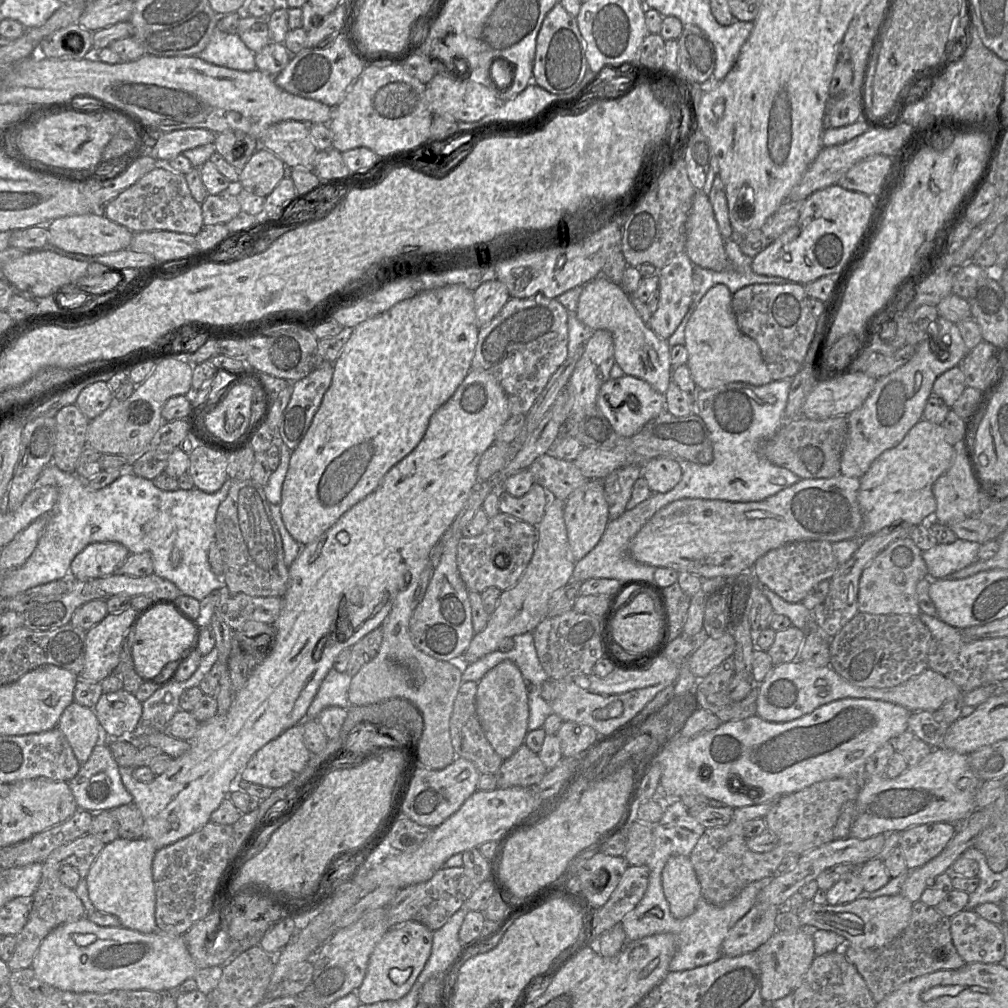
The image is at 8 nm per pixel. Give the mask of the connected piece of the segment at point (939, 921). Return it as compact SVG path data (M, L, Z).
M920 900L913 903L905 930L889 944L875 949L847 944L842 952L864 979L876 1004L909 980L939 970L956 970L965 964L952 942L950 918Z

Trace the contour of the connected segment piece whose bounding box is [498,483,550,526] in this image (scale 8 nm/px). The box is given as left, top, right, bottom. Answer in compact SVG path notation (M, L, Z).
M533 483L522 497L513 497L503 489L498 491L498 497L500 512L512 515L533 526L538 526L541 522L550 499L547 491L537 483Z

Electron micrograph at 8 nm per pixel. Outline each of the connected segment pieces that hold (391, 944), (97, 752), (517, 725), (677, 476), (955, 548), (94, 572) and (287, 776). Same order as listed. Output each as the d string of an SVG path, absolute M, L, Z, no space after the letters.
M406 921L390 928L375 946L361 985L353 991L360 1003L373 1004L386 1000L398 1000L405 996L430 956L432 933L433 931L417 921Z
M97 743L89 759L80 767L77 775L67 782L75 798L78 809L91 813L110 811L114 808L133 803L133 797L123 785L120 766L117 764L109 746Z
M509 660L496 665L477 683L478 720L488 742L503 760L510 758L524 744L528 734L528 686L517 665Z
M652 458L643 466L642 477L652 493L666 493L681 480L682 463L674 458Z
M958 539L950 544L940 544L924 551L929 579L944 579L978 561L977 554L981 544Z
M118 542L91 543L71 562L70 576L79 581L89 581L111 575L129 554L129 550Z
M297 724L258 750L242 770L241 780L275 790L285 786L297 776L309 759L310 752L304 744L302 724Z

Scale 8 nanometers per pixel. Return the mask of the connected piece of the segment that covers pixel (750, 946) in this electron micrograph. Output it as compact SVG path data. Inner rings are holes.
M755 903L729 930L722 943L722 956L736 957L754 952L777 931L775 919L780 907Z

